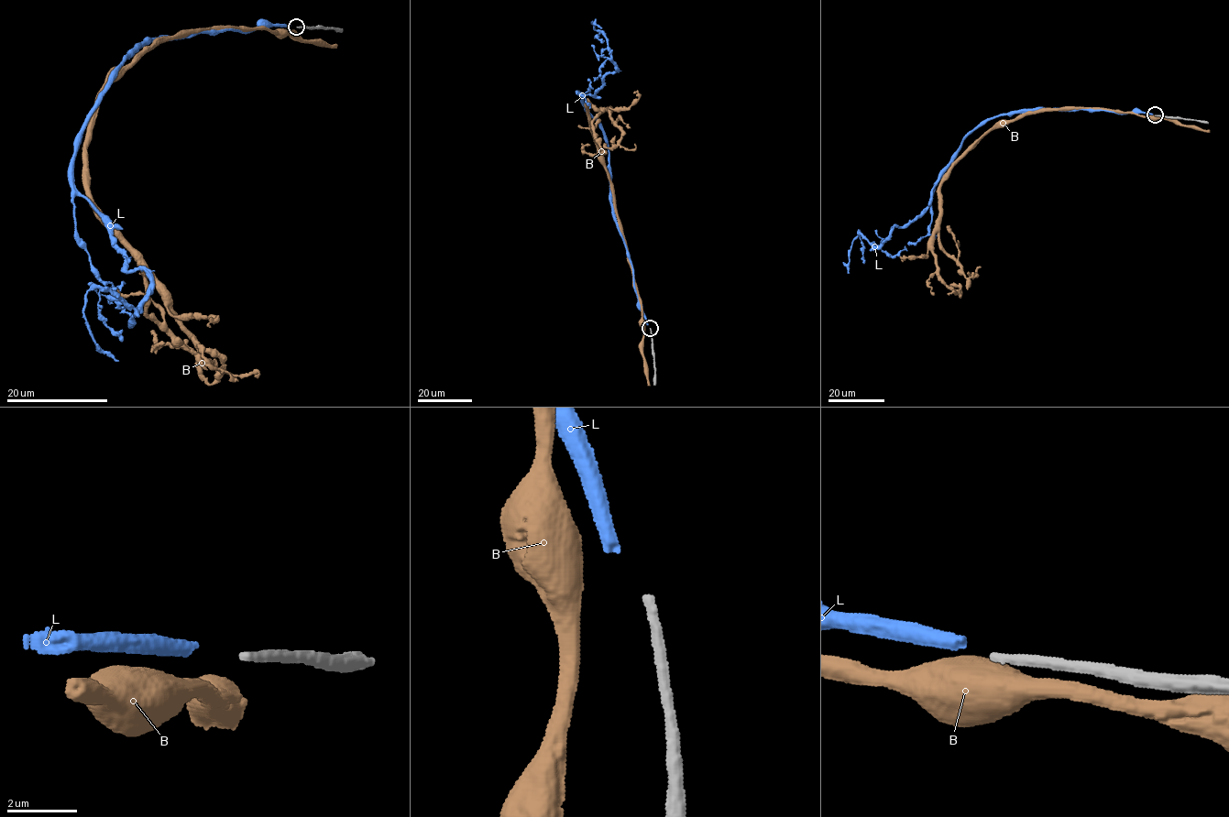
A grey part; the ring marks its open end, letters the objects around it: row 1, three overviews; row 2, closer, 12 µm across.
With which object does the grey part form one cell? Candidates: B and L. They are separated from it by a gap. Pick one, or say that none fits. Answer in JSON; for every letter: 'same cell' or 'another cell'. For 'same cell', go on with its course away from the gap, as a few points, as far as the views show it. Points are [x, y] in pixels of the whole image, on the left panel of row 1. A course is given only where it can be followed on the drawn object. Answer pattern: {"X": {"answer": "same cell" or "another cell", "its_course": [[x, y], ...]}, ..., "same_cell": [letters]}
{"B": {"answer": "another cell"}, "L": {"answer": "another cell"}, "same_cell": []}

